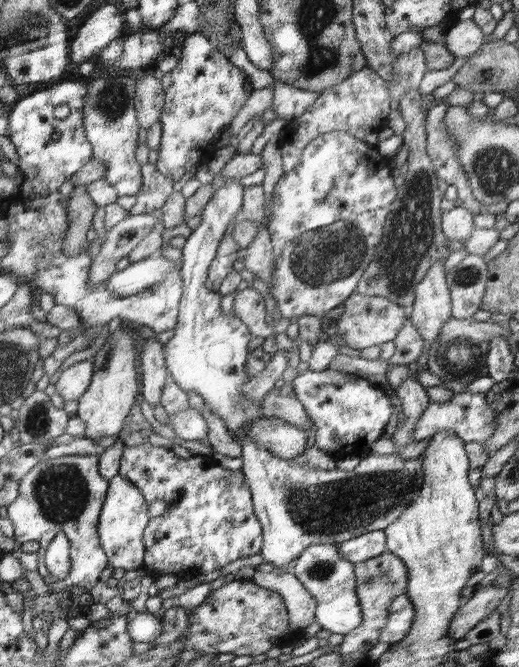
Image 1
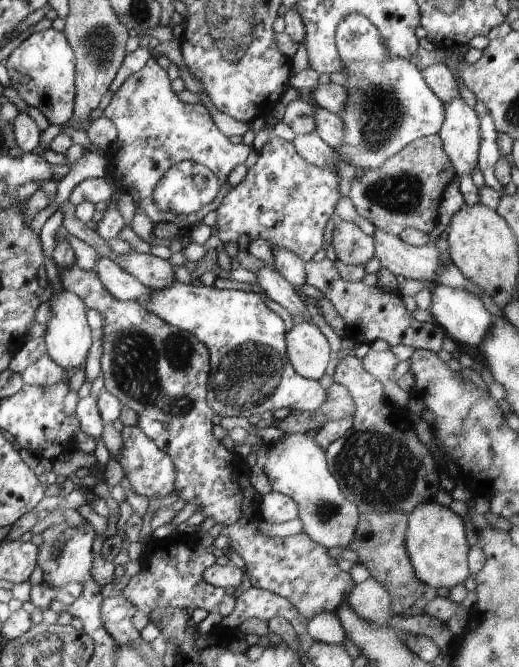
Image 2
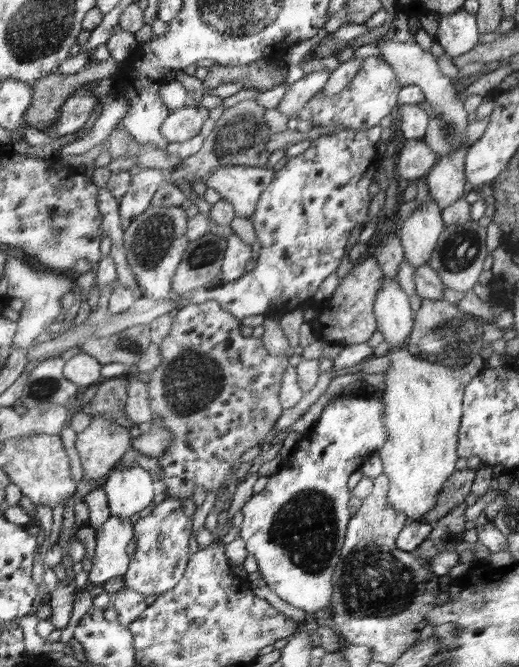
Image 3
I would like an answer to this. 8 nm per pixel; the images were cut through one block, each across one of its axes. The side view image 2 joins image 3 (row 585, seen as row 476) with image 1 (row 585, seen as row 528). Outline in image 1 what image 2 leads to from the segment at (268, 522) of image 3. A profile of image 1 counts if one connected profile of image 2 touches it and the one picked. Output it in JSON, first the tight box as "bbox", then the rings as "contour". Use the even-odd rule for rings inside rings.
{"bbox":[292,543,363,635],"contour":[[[339,543],[312,544],[305,548],[296,559],[292,573],[296,575],[296,578],[306,587],[306,590],[311,592],[312,596],[317,600],[315,620],[321,626],[322,633],[346,635],[348,632],[354,632],[354,630],[358,629],[362,625],[363,612],[357,596],[356,566],[339,554]]]}

